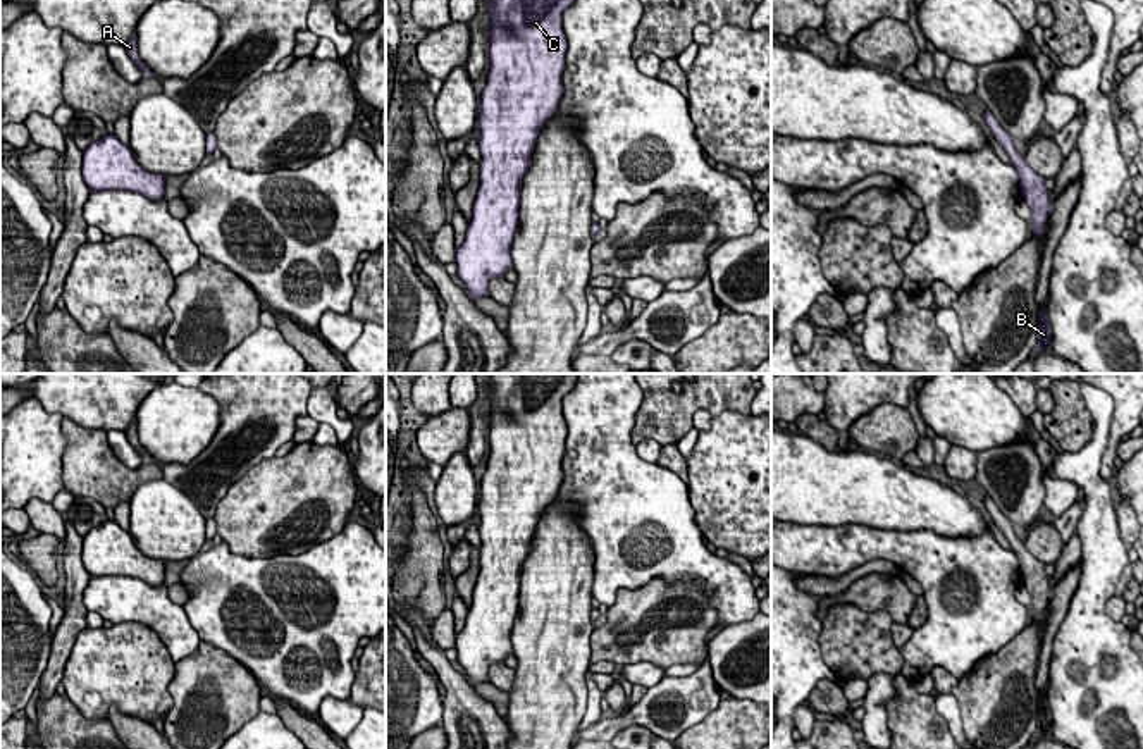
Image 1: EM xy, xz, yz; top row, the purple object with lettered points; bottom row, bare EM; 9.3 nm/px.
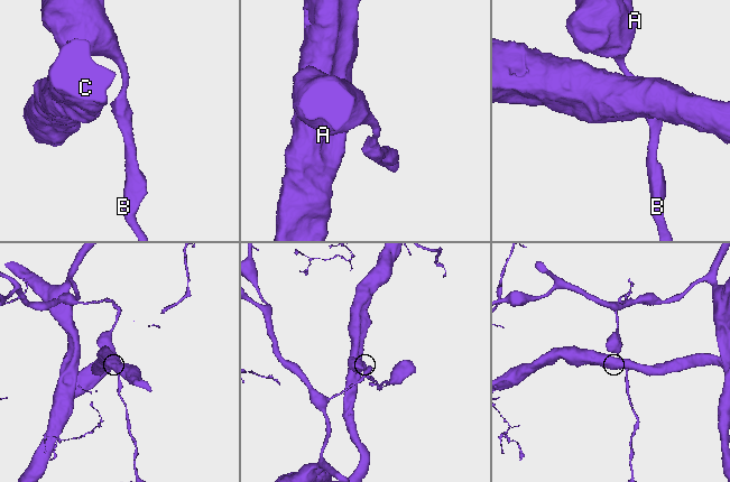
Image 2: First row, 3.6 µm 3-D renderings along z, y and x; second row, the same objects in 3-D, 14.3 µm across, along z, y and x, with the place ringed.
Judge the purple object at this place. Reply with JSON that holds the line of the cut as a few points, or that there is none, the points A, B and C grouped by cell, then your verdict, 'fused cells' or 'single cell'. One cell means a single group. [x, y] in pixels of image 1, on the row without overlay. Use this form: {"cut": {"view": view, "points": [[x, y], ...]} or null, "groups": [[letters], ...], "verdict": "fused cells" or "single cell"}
{"cut": null, "groups": [["A", "B", "C"]], "verdict": "single cell"}

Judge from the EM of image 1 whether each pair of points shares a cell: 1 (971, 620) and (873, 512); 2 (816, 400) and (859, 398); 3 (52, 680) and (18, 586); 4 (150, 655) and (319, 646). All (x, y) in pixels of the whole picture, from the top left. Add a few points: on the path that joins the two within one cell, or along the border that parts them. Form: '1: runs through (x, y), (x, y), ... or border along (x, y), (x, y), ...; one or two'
1: border along (849, 522), (885, 529), (930, 529); two
2: border along (823, 395), (825, 408); two
3: border along (54, 634), (49, 663), (38, 684); two
4: border along (142, 622), (159, 637), (174, 663); two

